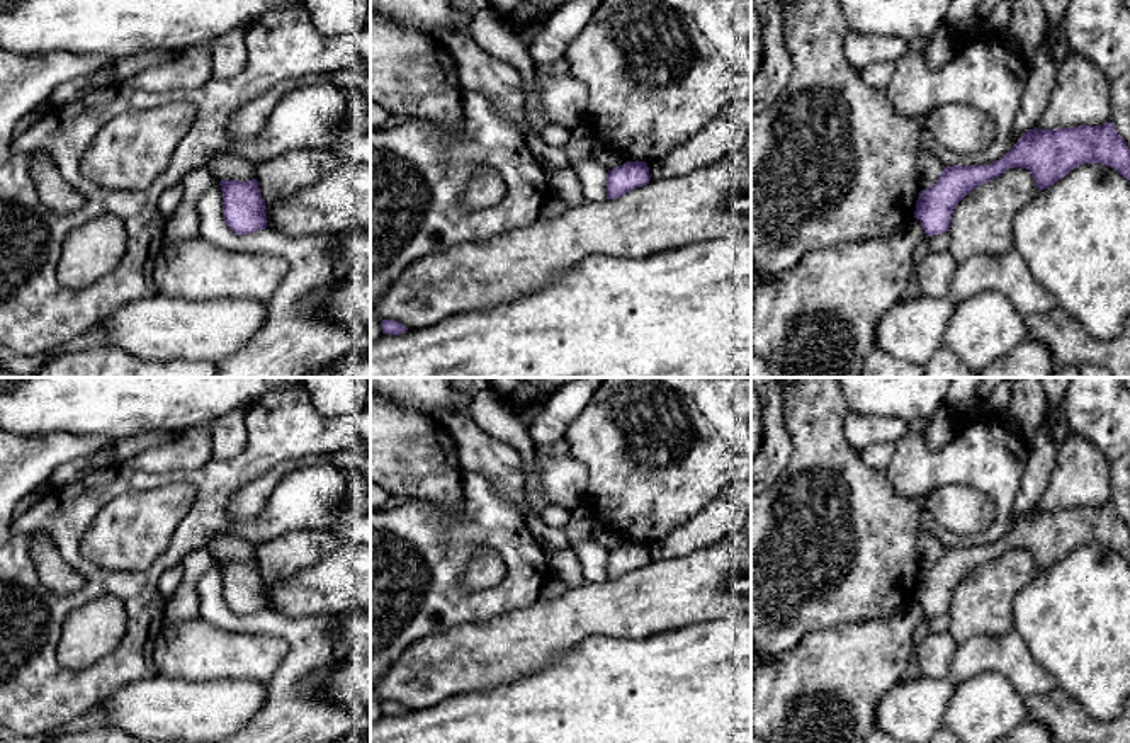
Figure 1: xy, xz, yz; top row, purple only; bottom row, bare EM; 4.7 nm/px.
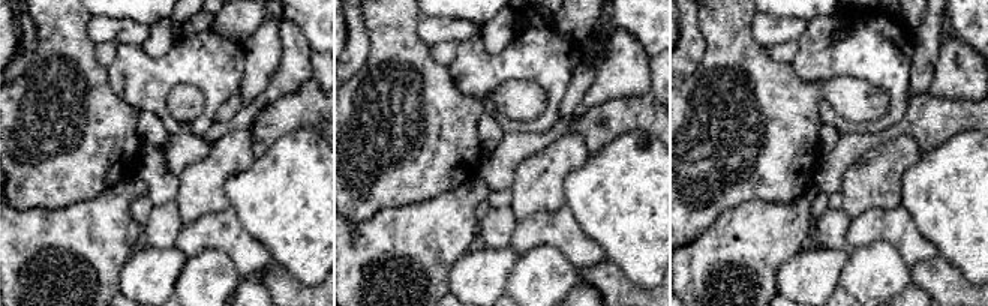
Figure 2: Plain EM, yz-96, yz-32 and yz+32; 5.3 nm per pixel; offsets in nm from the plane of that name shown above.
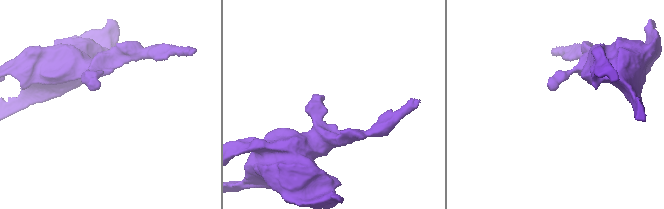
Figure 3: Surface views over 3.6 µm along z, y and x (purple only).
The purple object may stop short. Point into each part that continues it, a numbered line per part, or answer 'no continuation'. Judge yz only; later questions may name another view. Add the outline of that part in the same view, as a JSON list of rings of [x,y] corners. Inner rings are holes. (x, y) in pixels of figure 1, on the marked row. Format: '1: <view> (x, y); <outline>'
no continuation

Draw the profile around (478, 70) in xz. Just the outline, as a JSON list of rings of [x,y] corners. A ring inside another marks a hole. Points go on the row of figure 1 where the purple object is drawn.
[[[449,27],[440,43],[452,54],[462,90],[484,94],[493,105],[505,114],[522,134],[530,128],[525,117],[523,80],[518,70],[488,51],[469,34],[469,27]]]

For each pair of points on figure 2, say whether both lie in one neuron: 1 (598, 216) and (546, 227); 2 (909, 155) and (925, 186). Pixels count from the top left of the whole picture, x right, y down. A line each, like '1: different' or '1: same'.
1: different
2: different

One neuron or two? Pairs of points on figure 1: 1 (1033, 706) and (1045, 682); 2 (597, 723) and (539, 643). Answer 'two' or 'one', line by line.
1: two
2: two

